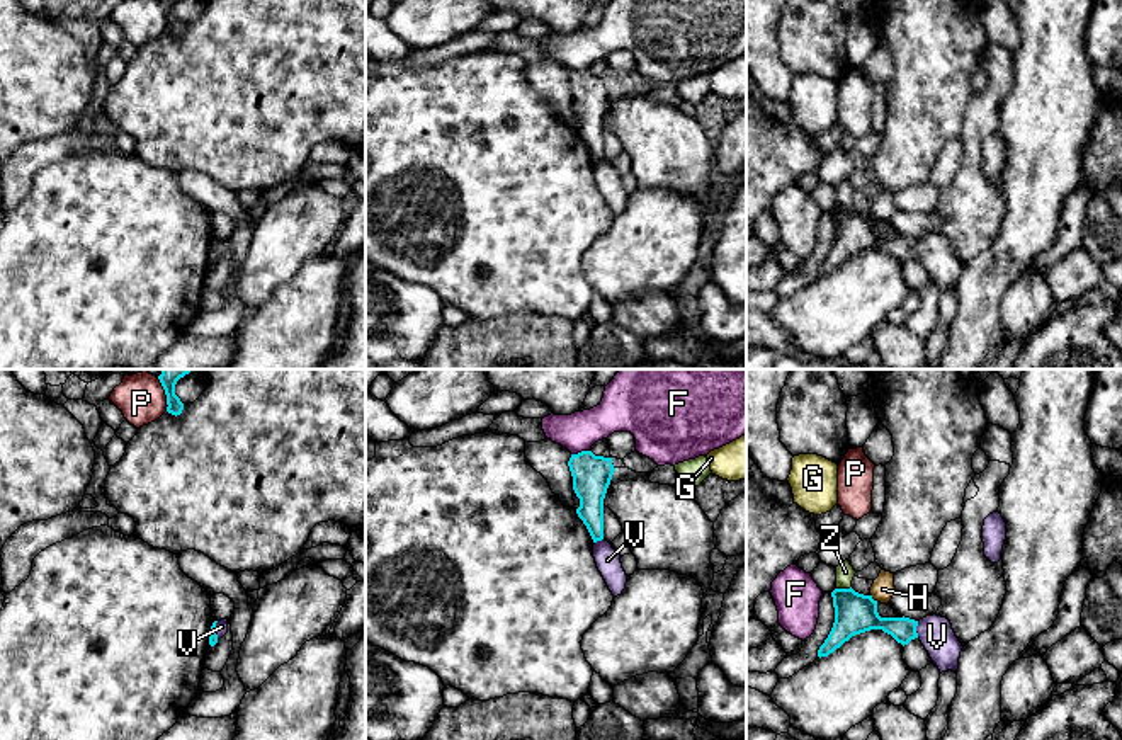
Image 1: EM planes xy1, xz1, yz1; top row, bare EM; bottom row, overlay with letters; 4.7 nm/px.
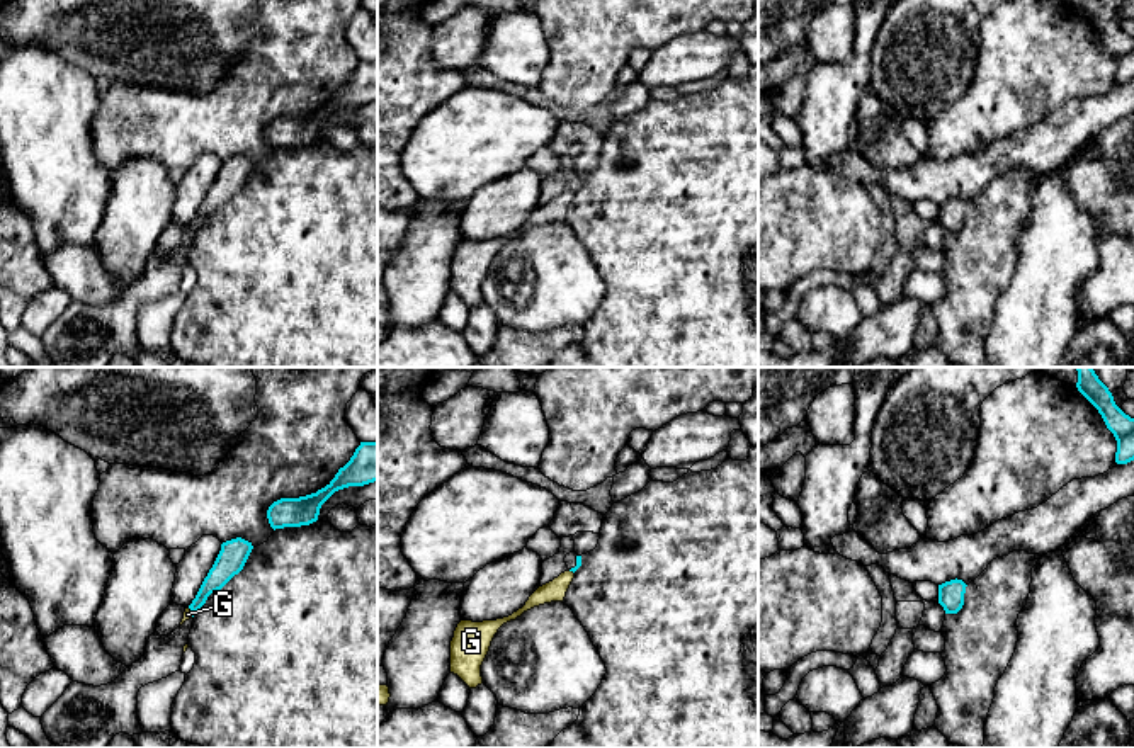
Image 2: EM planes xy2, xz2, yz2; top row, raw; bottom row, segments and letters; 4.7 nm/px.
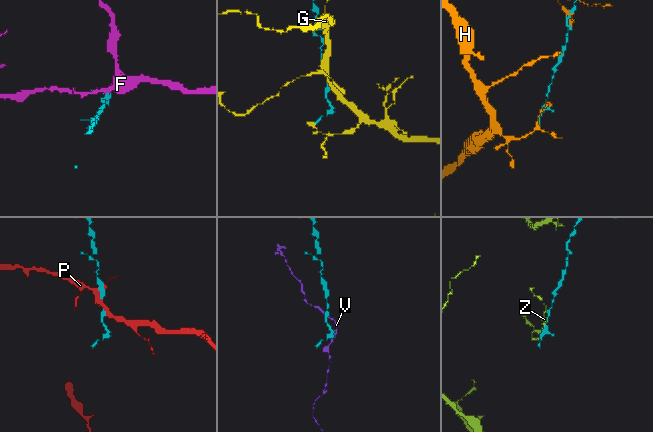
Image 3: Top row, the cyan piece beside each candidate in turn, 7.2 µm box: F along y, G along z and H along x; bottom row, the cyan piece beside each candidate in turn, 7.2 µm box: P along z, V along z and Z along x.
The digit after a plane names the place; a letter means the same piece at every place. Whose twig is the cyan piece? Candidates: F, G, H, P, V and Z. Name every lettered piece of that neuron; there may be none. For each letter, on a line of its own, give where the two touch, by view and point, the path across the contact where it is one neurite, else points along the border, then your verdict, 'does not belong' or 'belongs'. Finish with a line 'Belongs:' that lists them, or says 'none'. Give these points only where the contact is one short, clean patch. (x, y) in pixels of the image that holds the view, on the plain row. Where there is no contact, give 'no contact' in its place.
F: meets cyan in xz1 at (582, 70); border along xz1 (589, 68), (572, 74); does not belong
G: meets cyan in xy2 at (191, 232); does not belong
H: meets cyan in yz1 at (872, 218); does not belong
P: meets cyan in xy1 at (167, 16); does not belong
V: meets cyan in yz1 at (915, 249); border along yz1 (918, 240), (917, 256); does not belong
Z: meets cyan in yz1 at (844, 208); border along yz1 (850, 204), (837, 208); does not belong
Belongs: none

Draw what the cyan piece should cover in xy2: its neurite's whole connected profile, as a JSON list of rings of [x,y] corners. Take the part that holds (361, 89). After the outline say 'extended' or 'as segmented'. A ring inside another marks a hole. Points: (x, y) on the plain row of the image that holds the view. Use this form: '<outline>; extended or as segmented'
[[[360,61],[350,80],[316,112],[299,117],[281,117],[267,129],[270,146],[301,146],[318,139],[321,124],[338,109],[377,100],[377,61]]]; as segmented

